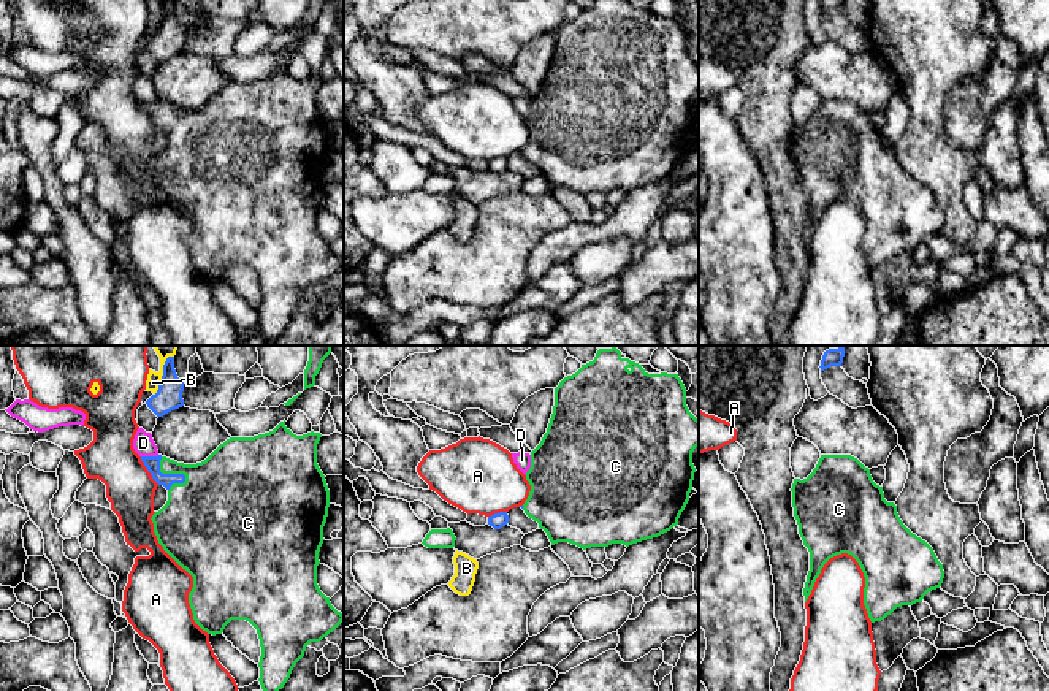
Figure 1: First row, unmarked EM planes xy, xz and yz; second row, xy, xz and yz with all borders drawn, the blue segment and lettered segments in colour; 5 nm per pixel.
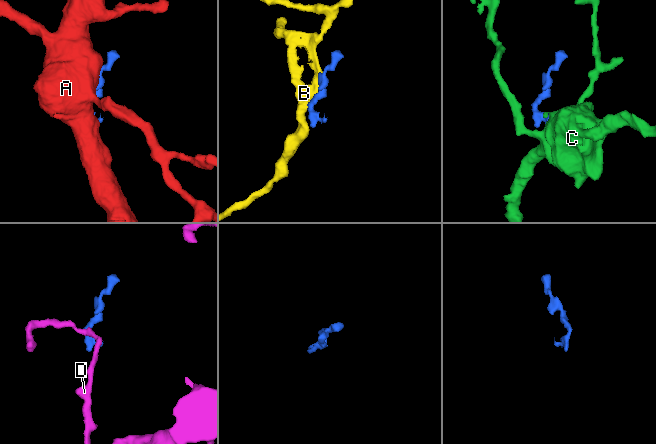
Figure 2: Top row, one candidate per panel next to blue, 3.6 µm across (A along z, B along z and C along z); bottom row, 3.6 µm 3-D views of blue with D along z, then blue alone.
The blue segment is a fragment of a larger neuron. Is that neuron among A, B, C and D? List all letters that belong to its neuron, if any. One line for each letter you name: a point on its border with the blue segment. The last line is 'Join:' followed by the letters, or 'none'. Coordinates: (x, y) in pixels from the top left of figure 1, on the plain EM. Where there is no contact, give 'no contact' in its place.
C: xy (170, 119)
Join: C

